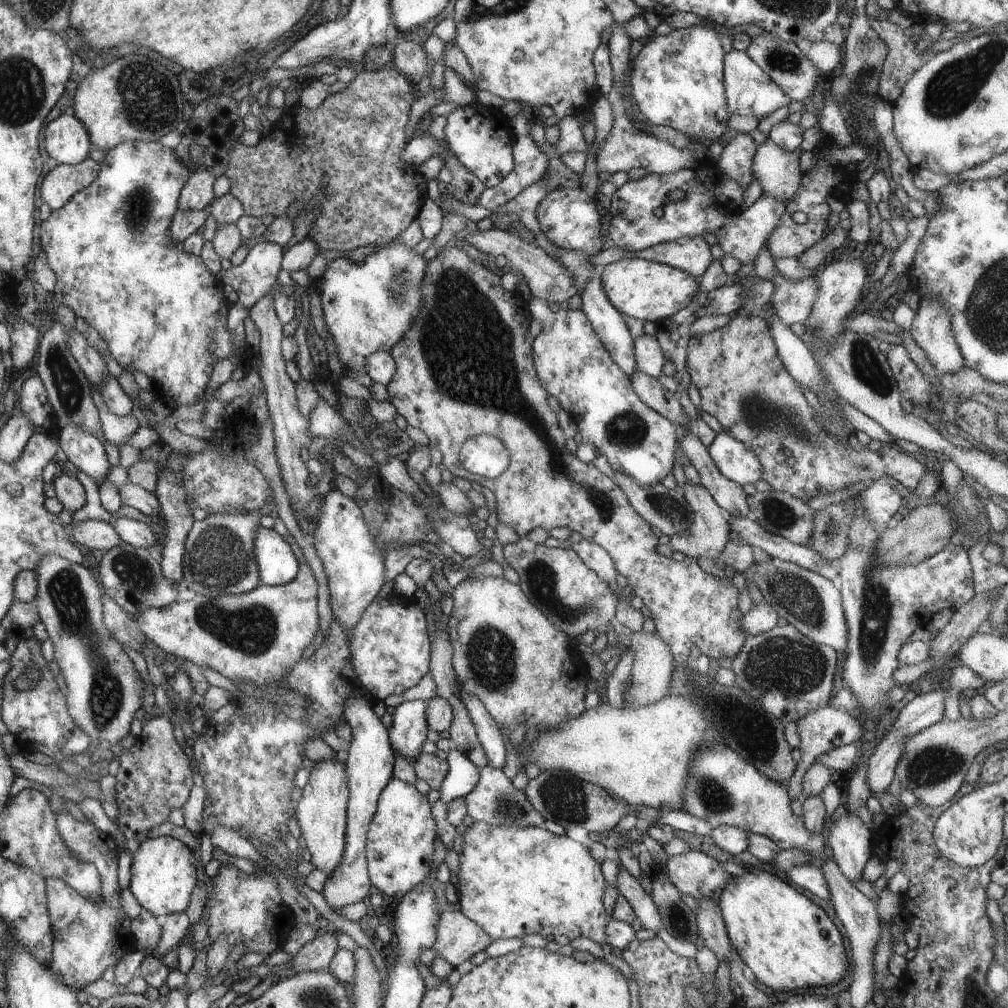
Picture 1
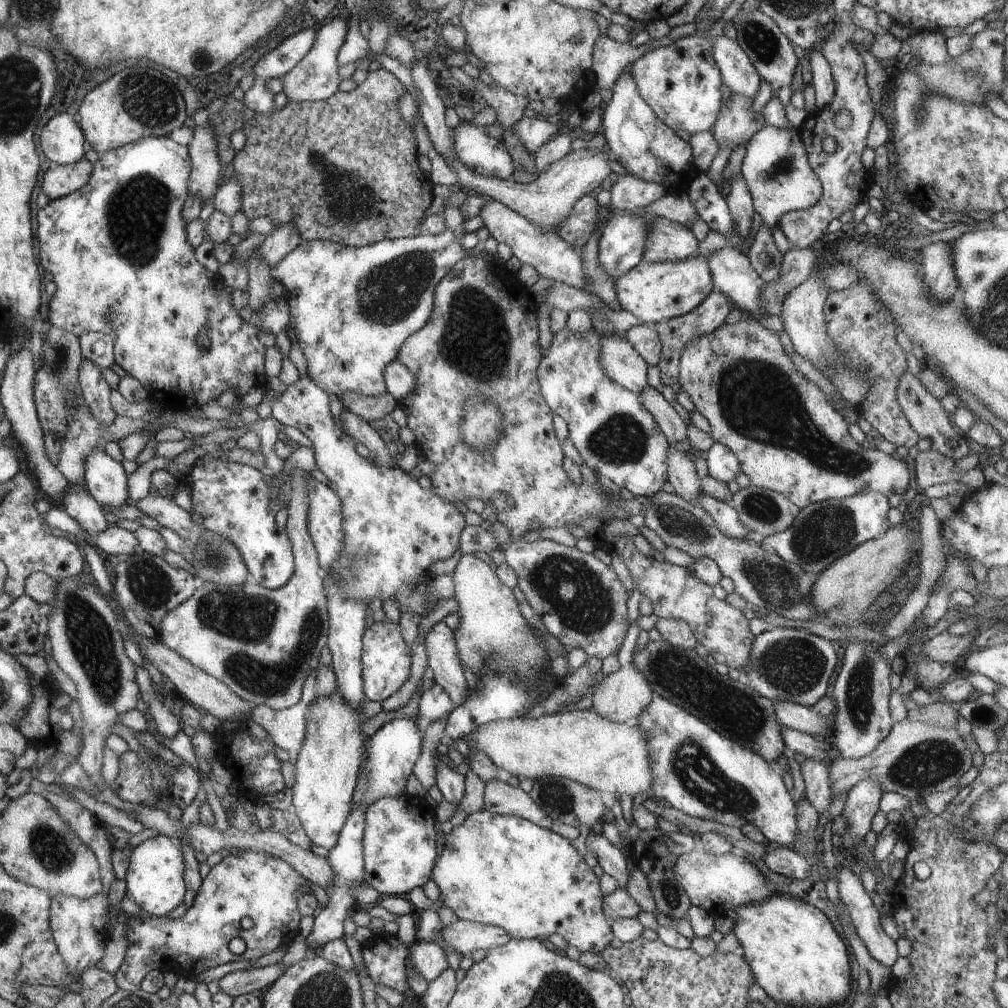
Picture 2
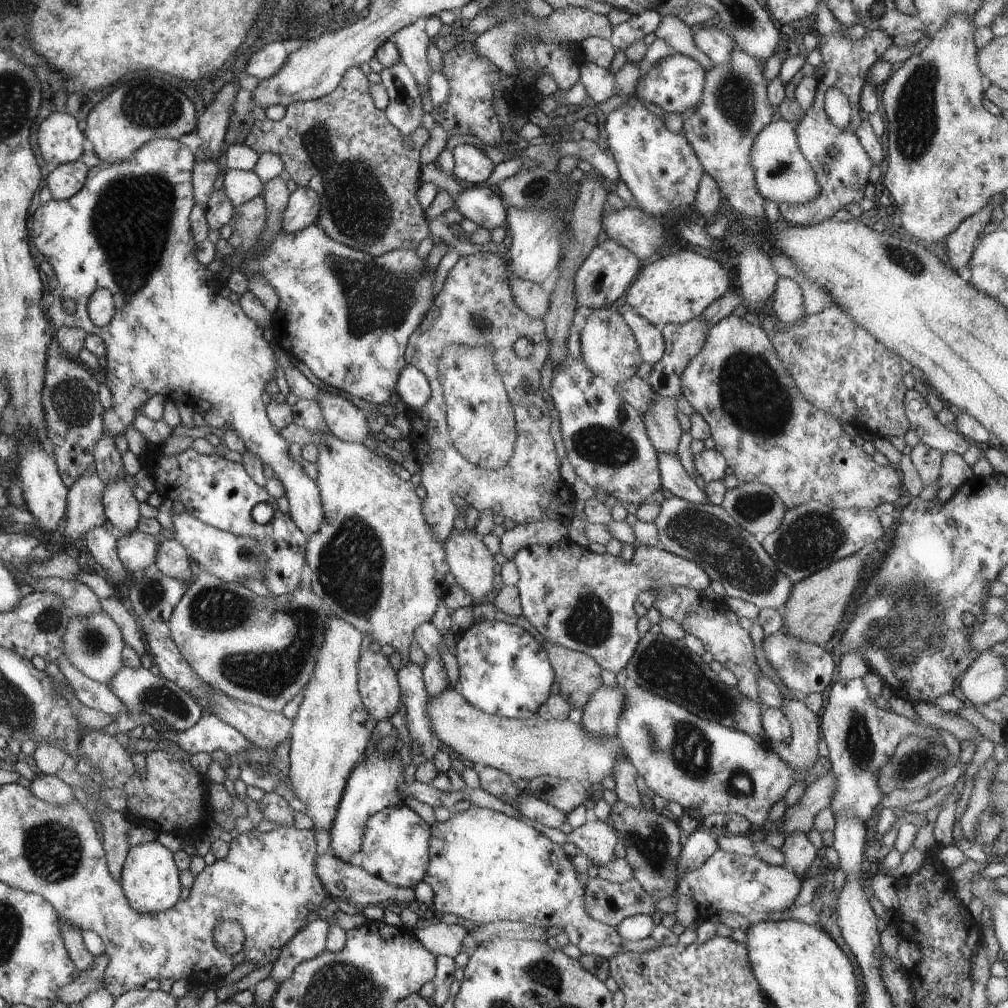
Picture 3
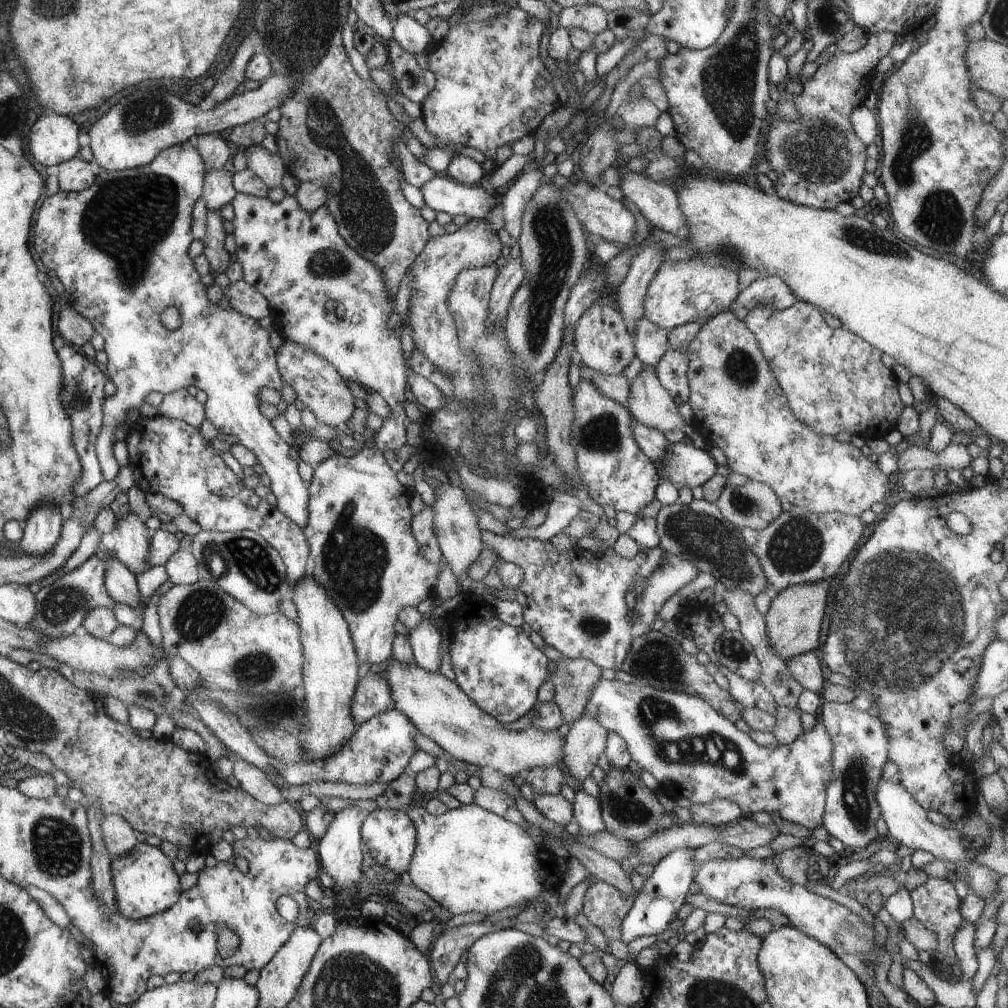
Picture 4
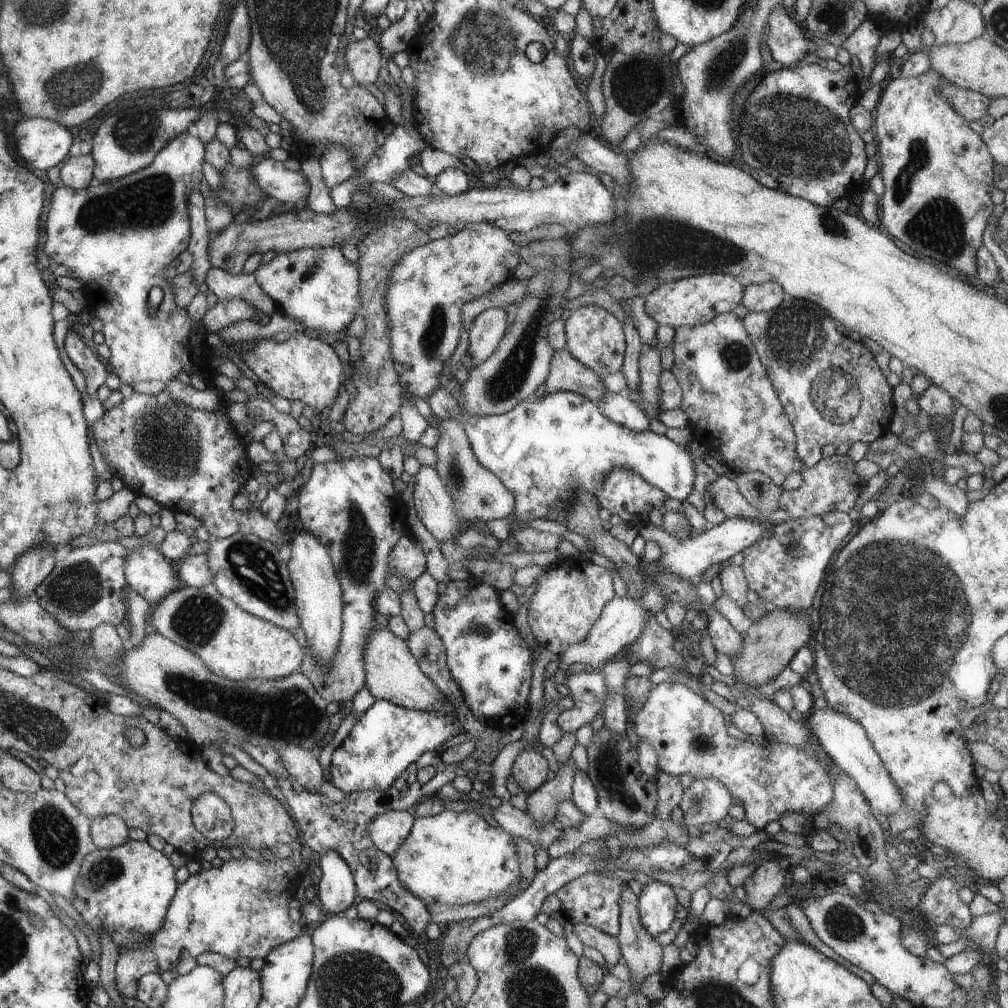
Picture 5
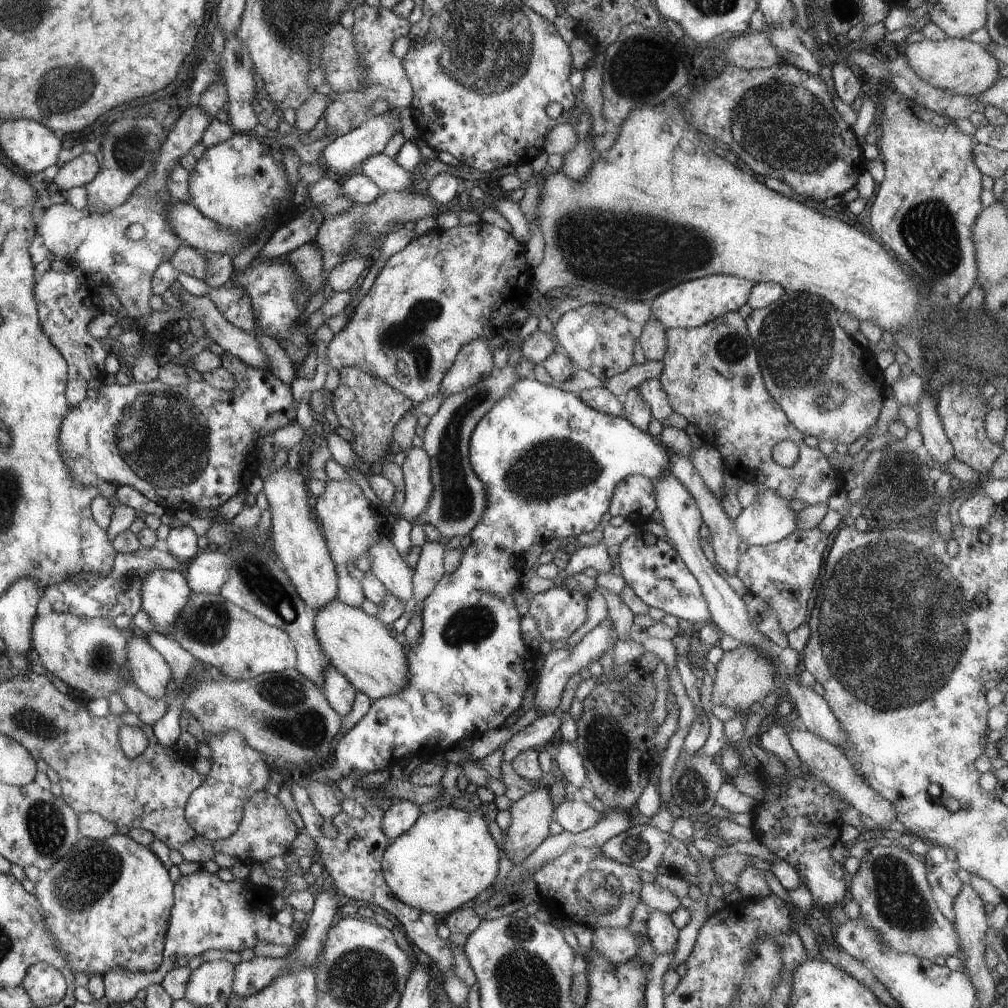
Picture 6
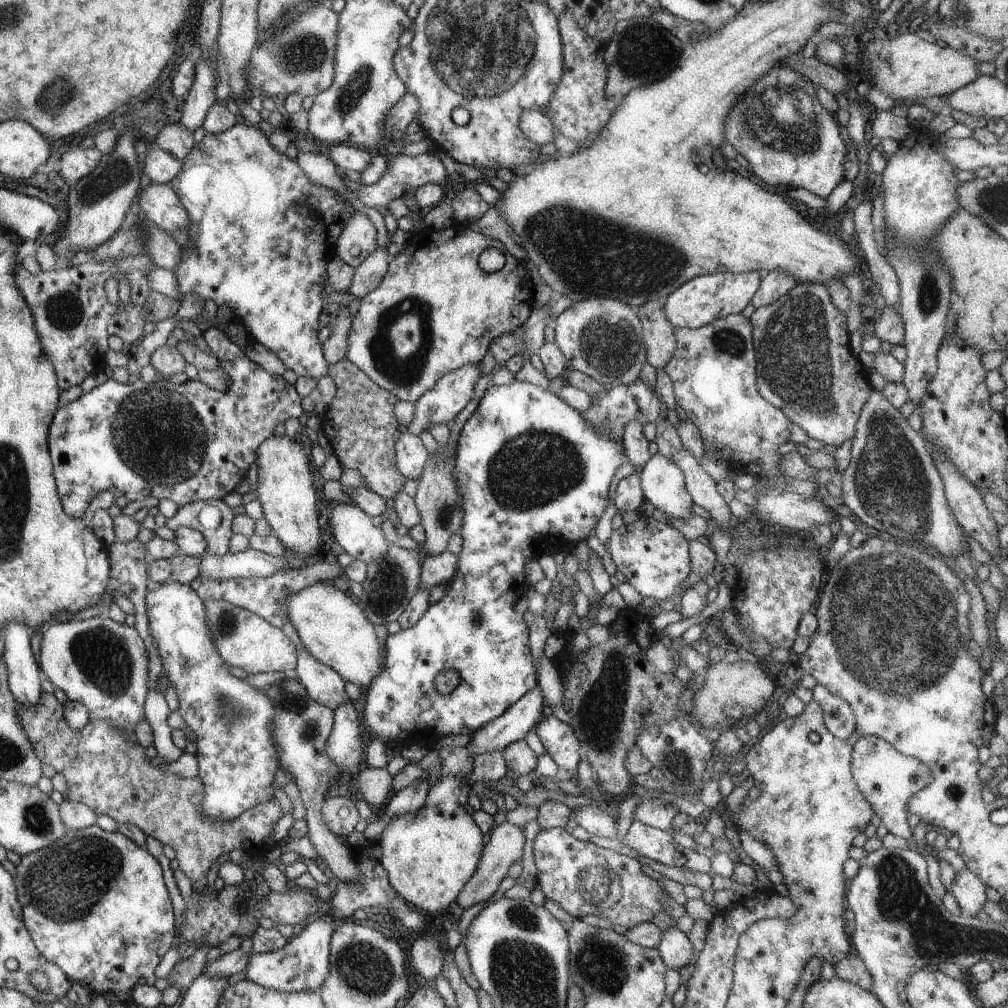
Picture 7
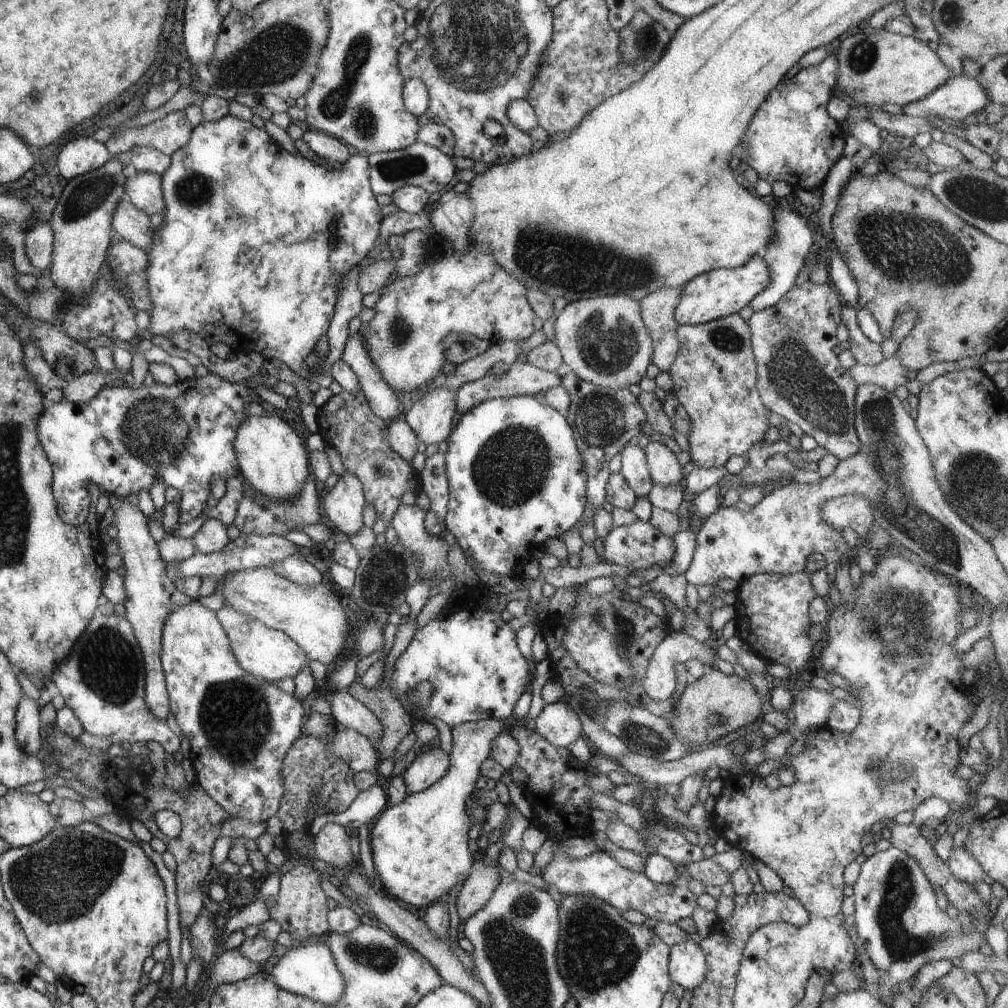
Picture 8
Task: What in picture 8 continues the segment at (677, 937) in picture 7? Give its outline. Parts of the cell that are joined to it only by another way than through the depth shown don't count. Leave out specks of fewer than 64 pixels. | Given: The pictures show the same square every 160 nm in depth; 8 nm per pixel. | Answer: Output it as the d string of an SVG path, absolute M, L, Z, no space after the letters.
M692 939L680 941L670 948L668 972L671 981L691 993L706 976L707 962L704 951Z

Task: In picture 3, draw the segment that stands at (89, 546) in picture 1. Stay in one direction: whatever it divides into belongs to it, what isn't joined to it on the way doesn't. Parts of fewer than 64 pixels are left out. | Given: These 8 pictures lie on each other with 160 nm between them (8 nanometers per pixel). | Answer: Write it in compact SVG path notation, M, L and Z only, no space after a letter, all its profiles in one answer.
M134 530L130 534L117 534L118 558L130 574L139 574L152 564L156 563L156 552L160 542L167 540L164 534L156 536L144 534Z

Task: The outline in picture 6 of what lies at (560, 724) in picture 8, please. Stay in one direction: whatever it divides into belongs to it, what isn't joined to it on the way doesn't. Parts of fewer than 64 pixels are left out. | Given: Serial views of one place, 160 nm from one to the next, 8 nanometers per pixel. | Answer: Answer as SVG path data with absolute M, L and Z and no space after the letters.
M556 740L551 747L553 759L556 760L556 766L562 772L564 780L578 788L588 786L584 758L575 743Z

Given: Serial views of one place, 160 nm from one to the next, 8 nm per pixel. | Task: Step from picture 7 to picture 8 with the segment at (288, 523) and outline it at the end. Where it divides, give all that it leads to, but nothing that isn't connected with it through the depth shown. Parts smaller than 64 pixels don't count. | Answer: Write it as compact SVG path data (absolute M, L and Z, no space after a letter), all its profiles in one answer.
M266 413L264 415L254 415L245 418L245 424L240 425L237 436L234 437L233 449L237 453L237 461L240 463L239 472L245 476L245 480L250 482L258 492L268 495L277 502L278 499L288 500L298 491L301 491L308 476L308 454L304 448L304 440L286 424L282 417L276 413Z

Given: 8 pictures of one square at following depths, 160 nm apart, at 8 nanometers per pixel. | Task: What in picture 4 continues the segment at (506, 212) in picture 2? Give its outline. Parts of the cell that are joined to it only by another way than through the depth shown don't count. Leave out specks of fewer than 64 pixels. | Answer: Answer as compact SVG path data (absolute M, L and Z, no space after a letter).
M446 174L436 175L419 190L420 203L452 217L460 214L468 219L486 220L488 214L499 206L497 196L489 194L483 187L460 184Z

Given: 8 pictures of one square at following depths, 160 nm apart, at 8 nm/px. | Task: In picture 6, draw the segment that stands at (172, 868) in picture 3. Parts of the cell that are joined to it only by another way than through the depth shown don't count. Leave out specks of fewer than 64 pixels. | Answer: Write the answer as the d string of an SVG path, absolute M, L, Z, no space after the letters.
M114 833L105 839L80 837L72 852L53 862L50 869L39 874L34 896L45 914L45 925L53 937L53 944L80 974L104 976L116 969L133 973L149 973L164 964L164 934L168 918L172 918L172 879L166 868L150 848L132 840L130 835Z

